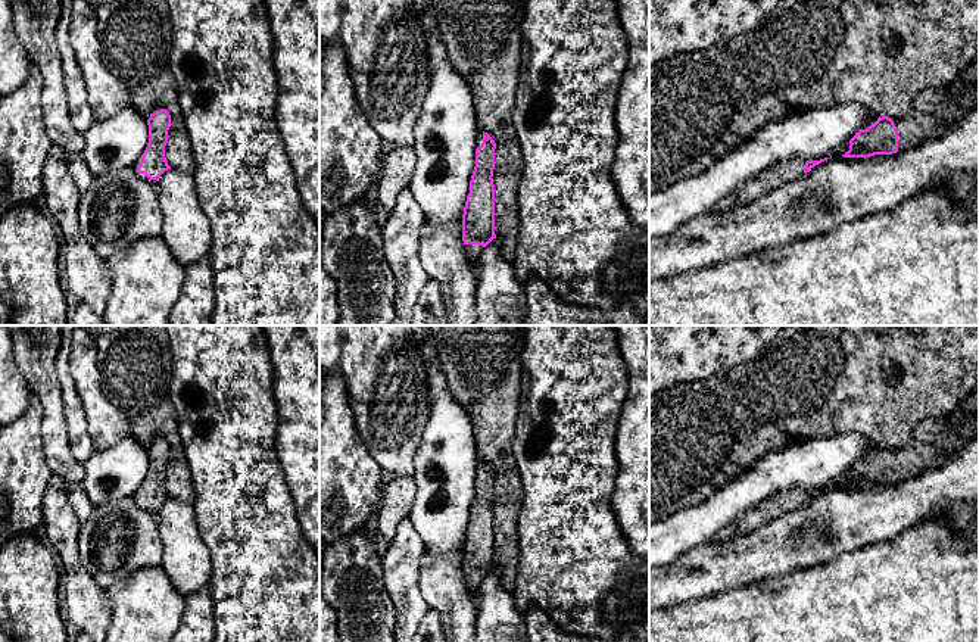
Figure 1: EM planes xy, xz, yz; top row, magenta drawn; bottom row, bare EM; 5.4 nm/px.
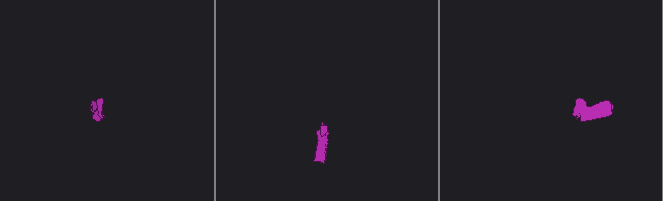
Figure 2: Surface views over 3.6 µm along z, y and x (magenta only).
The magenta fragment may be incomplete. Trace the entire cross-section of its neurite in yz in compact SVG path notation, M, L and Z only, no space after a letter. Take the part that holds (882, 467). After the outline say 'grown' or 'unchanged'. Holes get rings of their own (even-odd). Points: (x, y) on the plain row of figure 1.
M950 412L923 418L901 448L879 446L866 459L849 470L844 487L870 487L892 484L919 476L925 470L954 456L972 437L979 437L979 418L972 418L963 428L951 430L947 423Z; grown

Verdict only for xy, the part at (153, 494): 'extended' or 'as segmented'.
extended

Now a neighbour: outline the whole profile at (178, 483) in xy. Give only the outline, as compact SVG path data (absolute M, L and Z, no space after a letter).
M137 325L132 331L96 337L99 371L105 395L128 418L132 434L147 451L156 440L166 439L171 445L165 487L180 502L193 504L194 487L190 467L178 434L178 420L169 398L172 378L172 355L165 325Z

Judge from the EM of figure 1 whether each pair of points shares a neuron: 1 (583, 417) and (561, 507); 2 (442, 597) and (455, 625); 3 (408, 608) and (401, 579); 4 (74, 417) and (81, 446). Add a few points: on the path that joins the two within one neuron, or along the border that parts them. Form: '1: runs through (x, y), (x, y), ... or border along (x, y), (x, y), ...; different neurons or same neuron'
1: runs through (567, 439), (567, 485); same neuron
2: runs through (449, 604), (455, 610), (455, 617); same neuron
3: runs through (408, 601), (404, 586); same neuron
4: runs through (77, 424), (81, 439); same neuron

